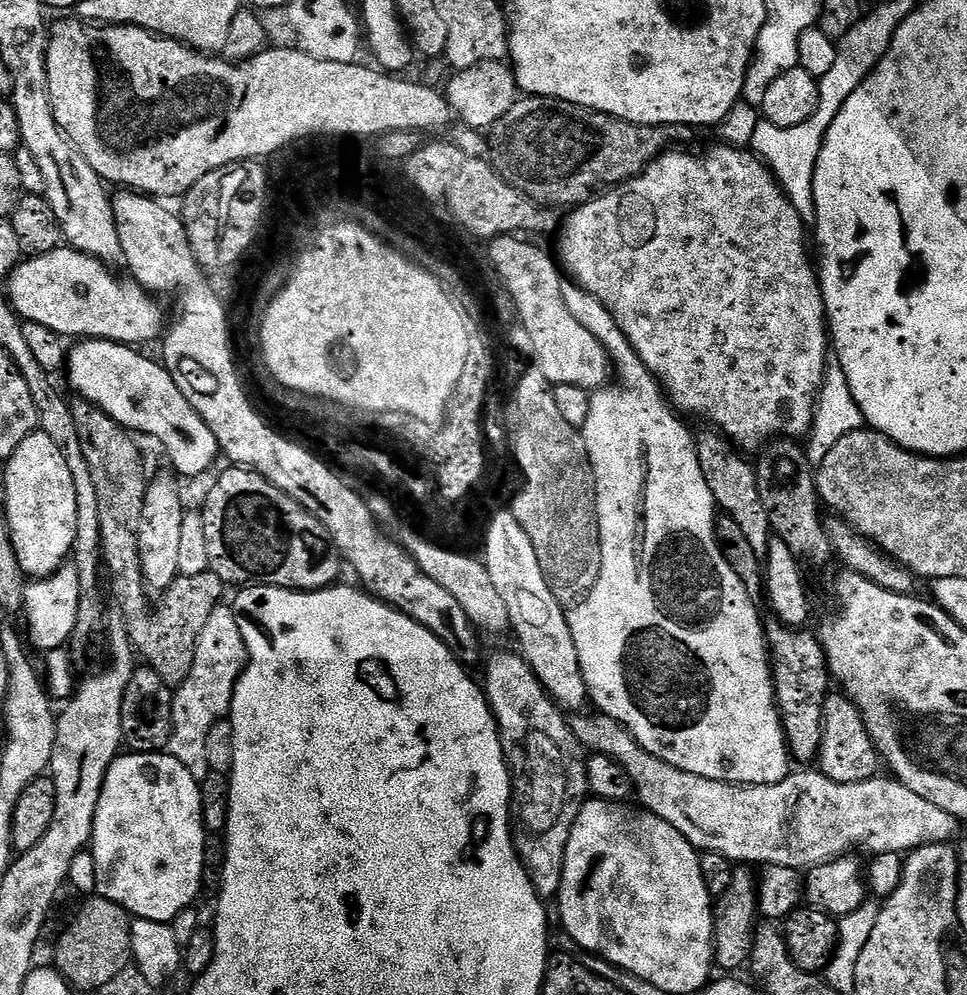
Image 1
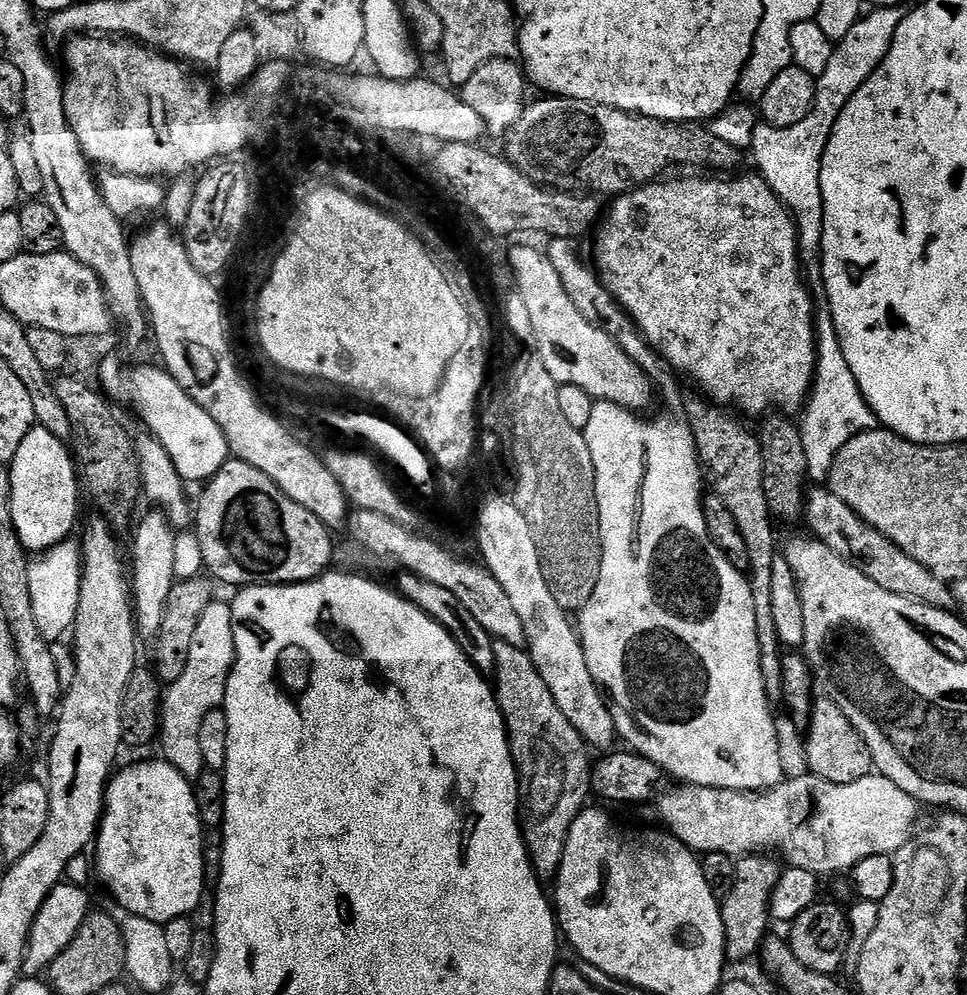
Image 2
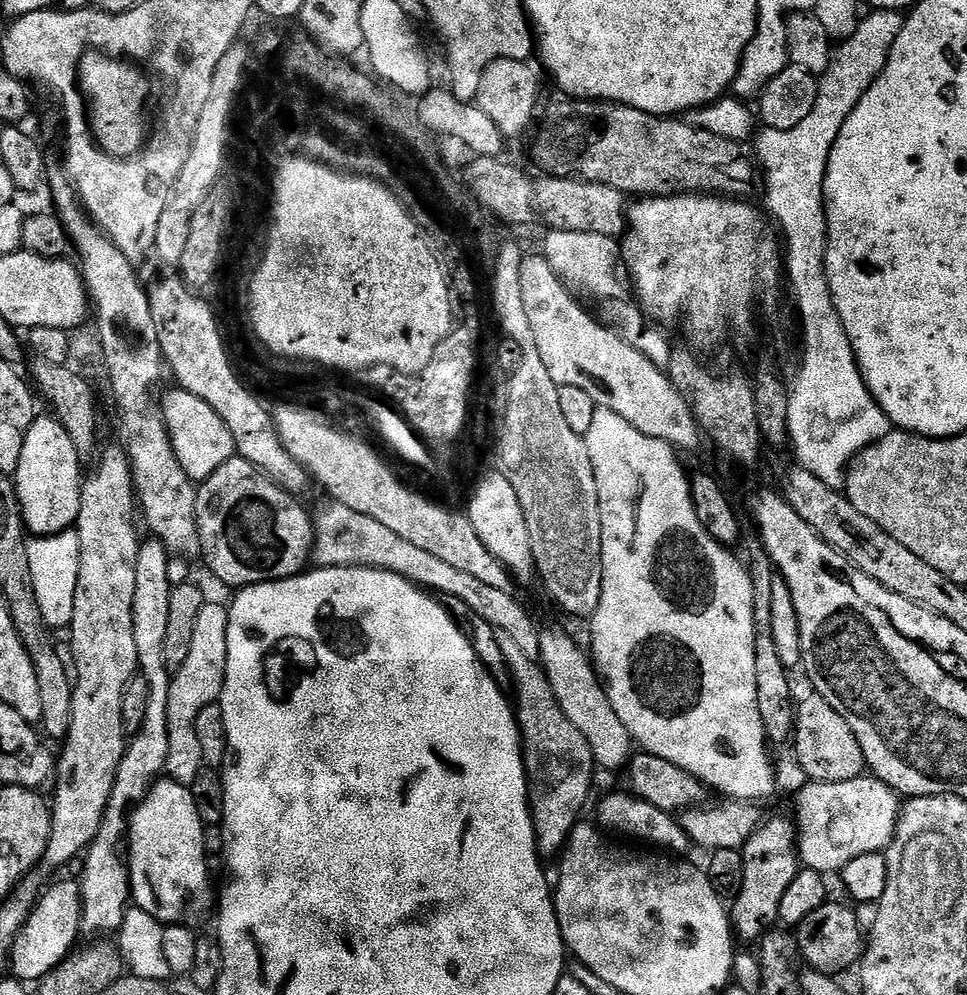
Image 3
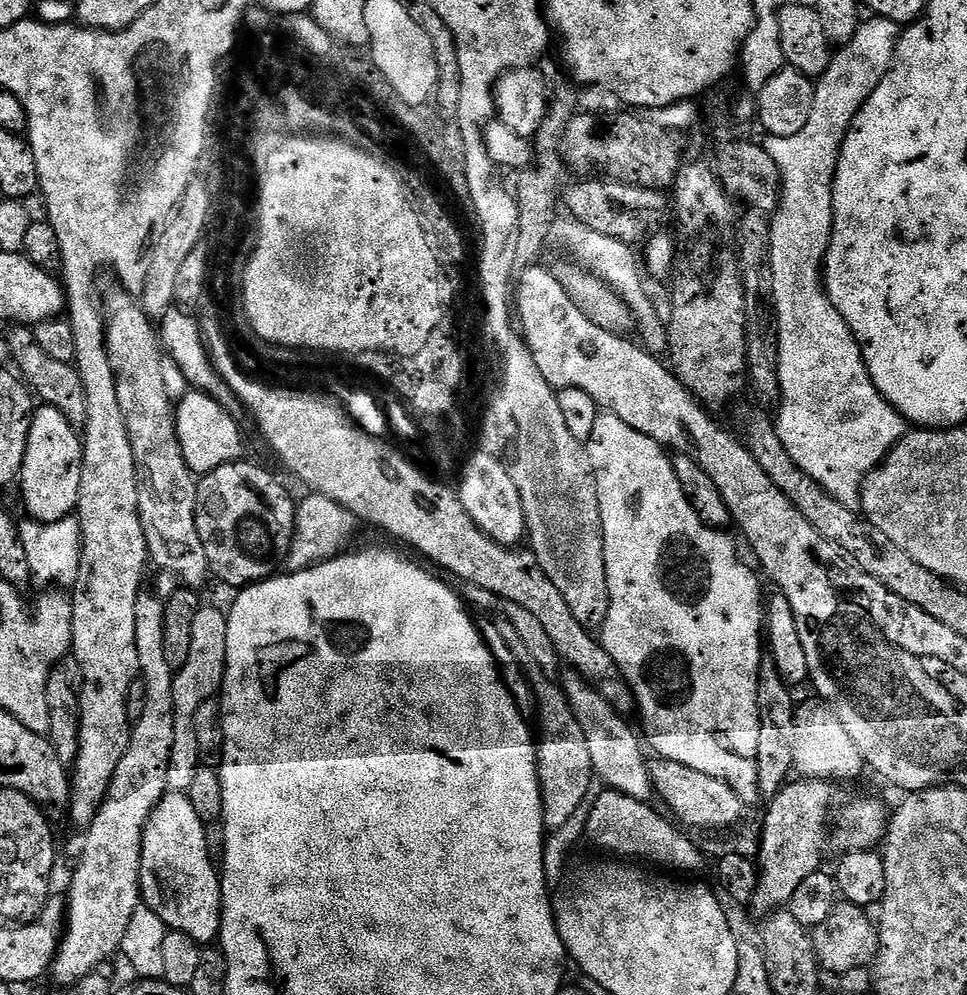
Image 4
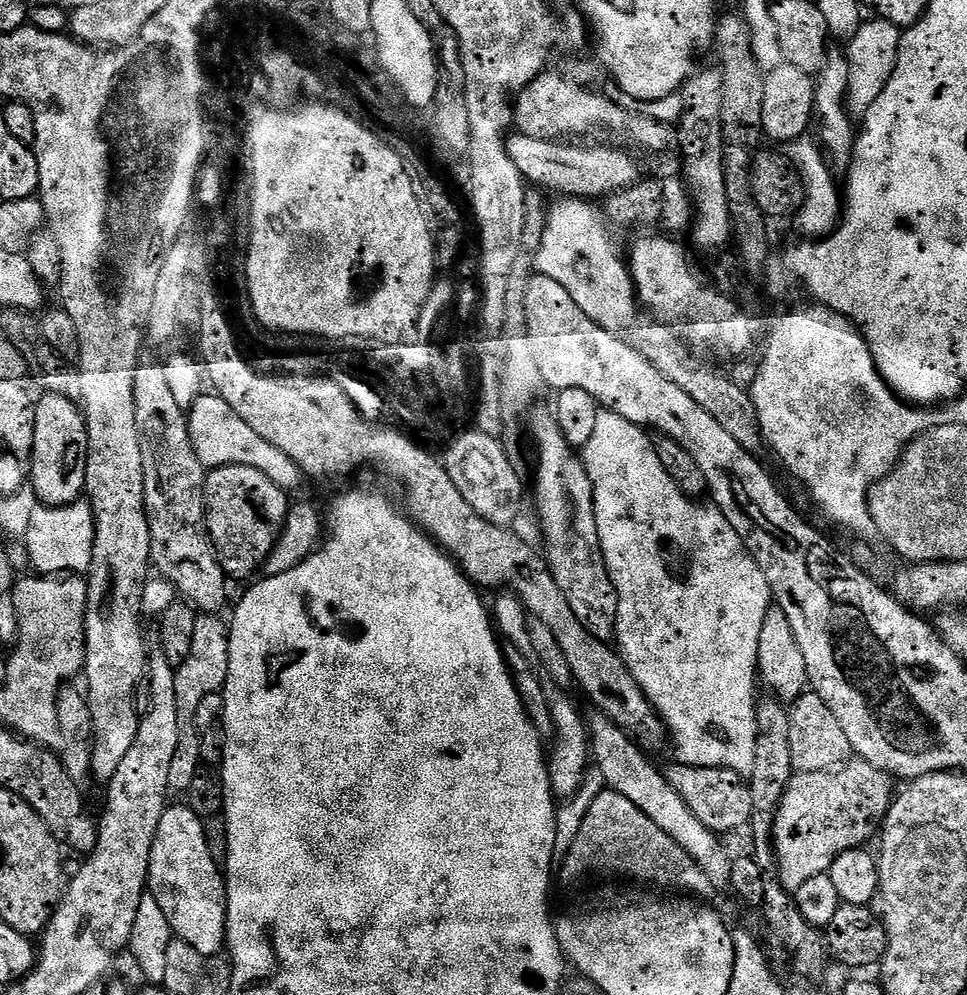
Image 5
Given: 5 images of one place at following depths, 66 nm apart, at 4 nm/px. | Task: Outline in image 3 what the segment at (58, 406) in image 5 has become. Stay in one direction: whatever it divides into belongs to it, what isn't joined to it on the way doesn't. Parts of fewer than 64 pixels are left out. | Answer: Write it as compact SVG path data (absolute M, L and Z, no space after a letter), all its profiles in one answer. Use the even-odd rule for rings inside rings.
M37 415L36 421L26 434L26 442L22 446L22 458L14 473L16 496L20 499L20 512L24 515L25 529L32 536L53 536L59 532L69 531L75 525L80 509L80 489L82 487L82 461L70 434L62 426L55 415Z

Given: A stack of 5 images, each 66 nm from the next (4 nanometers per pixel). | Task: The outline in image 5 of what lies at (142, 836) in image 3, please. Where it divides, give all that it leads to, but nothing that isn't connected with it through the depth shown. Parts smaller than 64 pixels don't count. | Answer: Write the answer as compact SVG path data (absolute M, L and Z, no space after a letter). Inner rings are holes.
M187 806L181 808L165 807L162 818L158 822L158 834L154 834L154 846L150 850L150 870L148 871L147 891L158 902L162 914L166 914L166 922L170 922L173 937L190 942L198 954L205 958L218 956L226 948L226 906L228 905L228 886L221 865L210 858L210 850L206 850L206 834L204 820L194 814Z

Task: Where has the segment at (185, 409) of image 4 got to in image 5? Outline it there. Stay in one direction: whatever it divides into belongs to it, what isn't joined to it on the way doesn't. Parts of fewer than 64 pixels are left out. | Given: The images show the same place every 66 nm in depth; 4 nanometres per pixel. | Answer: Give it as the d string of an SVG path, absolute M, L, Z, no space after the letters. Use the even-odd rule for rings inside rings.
M202 394L187 409L188 430L190 442L194 446L194 454L204 463L205 469L221 468L227 464L241 464L262 470L270 482L274 482L279 488L291 489L292 480L301 479L302 473L296 463L290 458L290 454L284 454L278 450L278 446L270 446L266 438L261 436L242 422L234 410L230 410L230 402L223 400L215 394Z

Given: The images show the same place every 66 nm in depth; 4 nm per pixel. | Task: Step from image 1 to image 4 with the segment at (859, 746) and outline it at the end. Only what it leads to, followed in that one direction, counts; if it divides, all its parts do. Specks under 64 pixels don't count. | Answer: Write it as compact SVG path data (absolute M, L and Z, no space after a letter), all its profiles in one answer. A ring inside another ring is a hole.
M811 698L803 704L797 703L794 714L794 762L795 775L806 780L852 780L860 771L865 771L866 765L862 758L862 750L846 726L842 726L842 718L833 708L828 707L823 700Z

